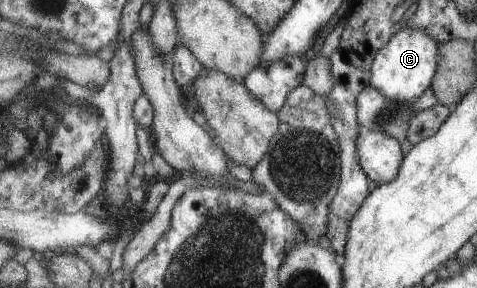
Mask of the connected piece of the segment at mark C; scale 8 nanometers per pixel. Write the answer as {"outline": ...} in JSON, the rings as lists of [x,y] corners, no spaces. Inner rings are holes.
{"outline":[[[402,28],[377,54],[372,63],[372,78],[368,85],[380,91],[385,98],[399,103],[411,103],[427,88],[431,88],[438,68],[438,46],[424,31]]]}

